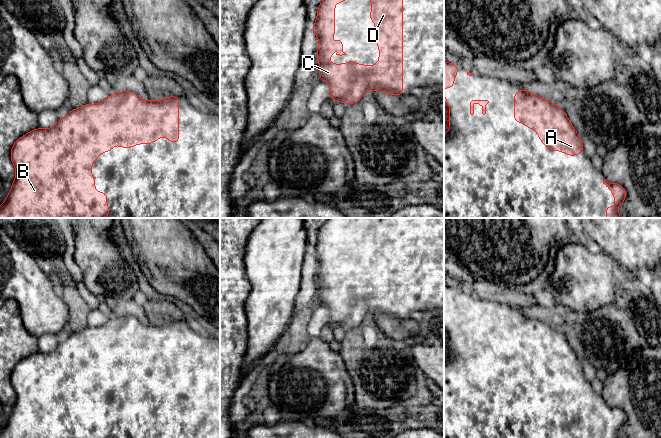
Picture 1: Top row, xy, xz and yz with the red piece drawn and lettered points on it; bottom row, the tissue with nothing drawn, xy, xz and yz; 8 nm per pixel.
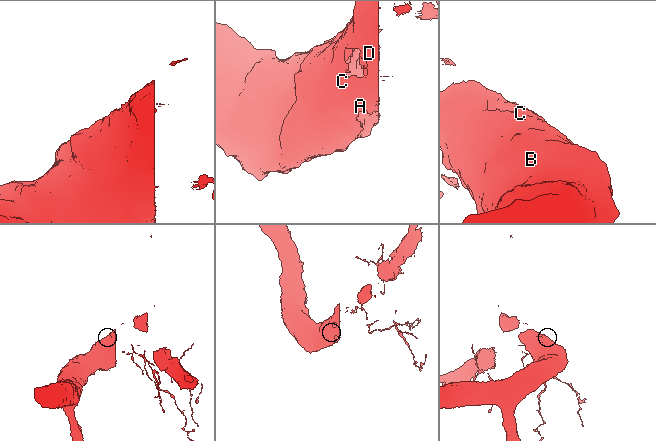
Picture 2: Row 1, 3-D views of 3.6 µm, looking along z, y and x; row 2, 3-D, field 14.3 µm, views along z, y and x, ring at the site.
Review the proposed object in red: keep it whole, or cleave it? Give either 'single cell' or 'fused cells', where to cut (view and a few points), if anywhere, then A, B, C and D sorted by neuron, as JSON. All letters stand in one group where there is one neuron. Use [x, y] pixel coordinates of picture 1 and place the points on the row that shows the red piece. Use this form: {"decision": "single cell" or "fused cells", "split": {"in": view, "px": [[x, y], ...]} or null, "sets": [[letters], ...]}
{"decision": "single cell", "split": null, "sets": [["A", "B", "C", "D"]]}

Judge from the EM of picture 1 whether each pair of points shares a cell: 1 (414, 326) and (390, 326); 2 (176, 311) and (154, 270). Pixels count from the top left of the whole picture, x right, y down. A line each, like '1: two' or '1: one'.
1: one
2: two

